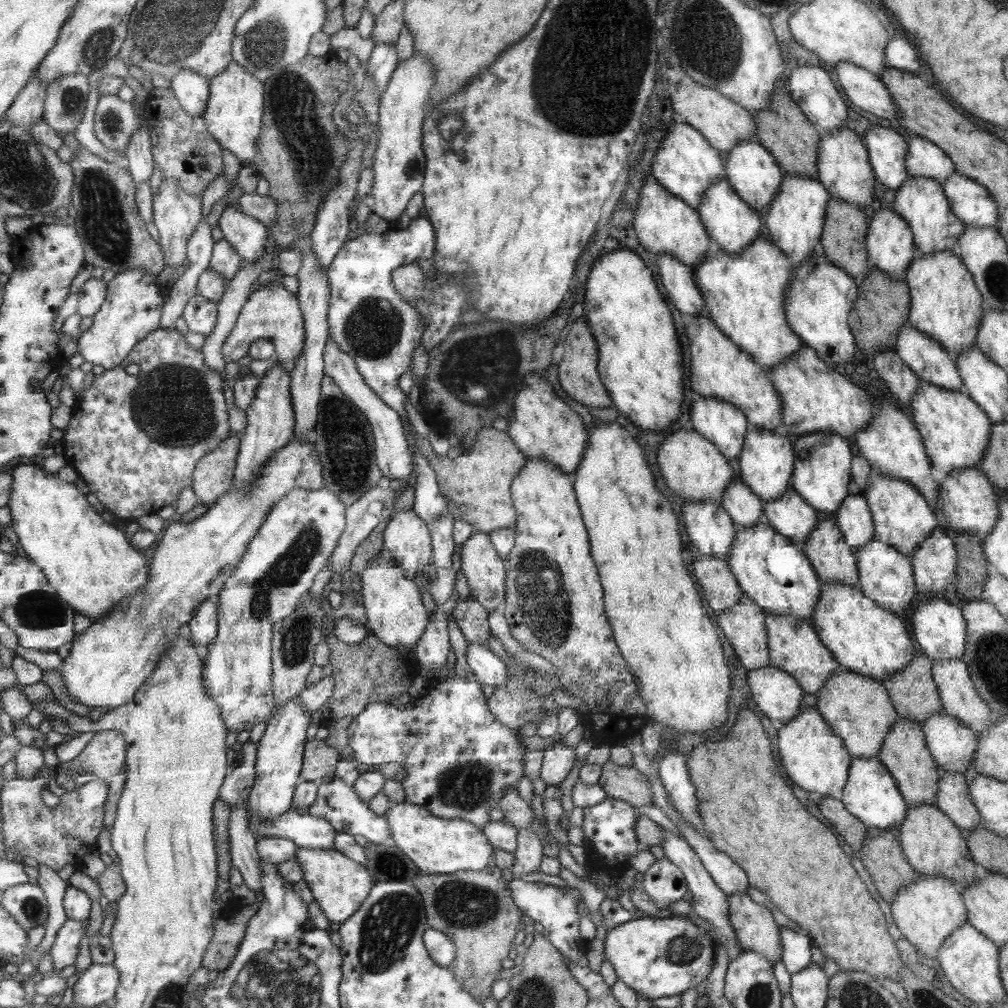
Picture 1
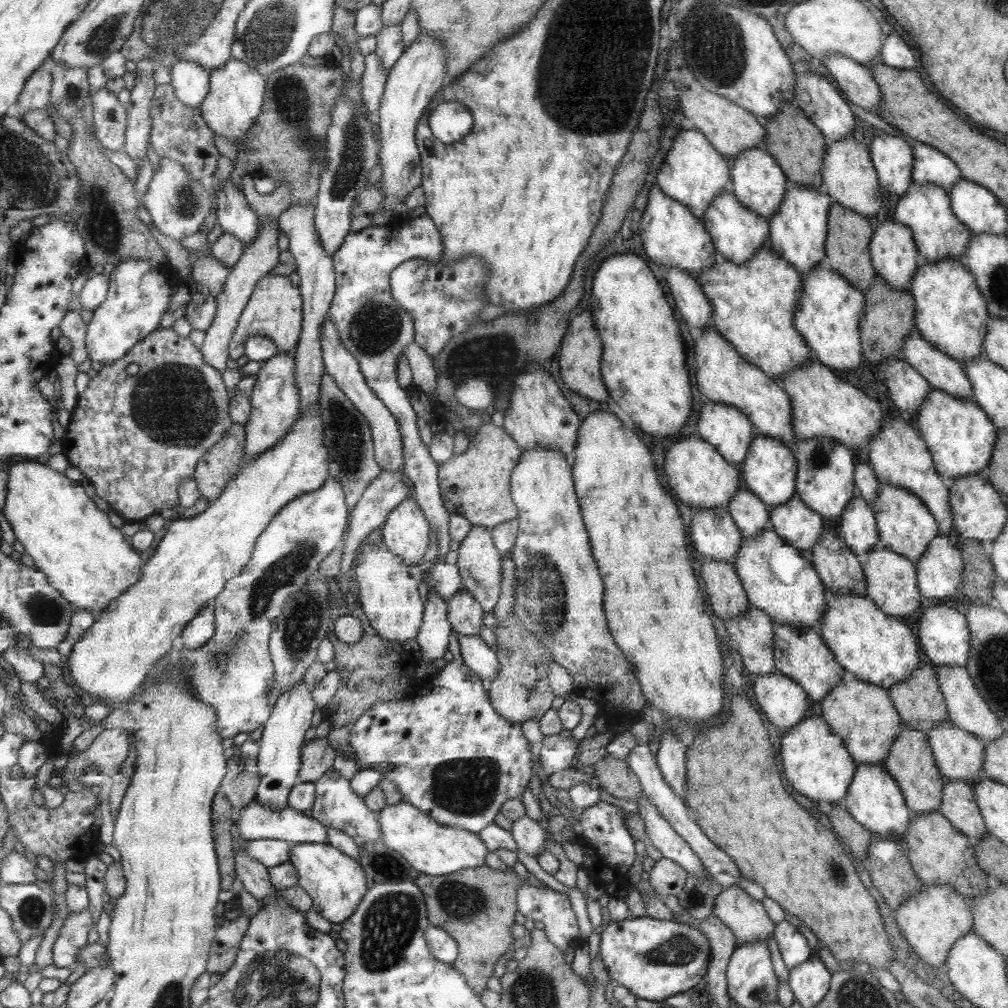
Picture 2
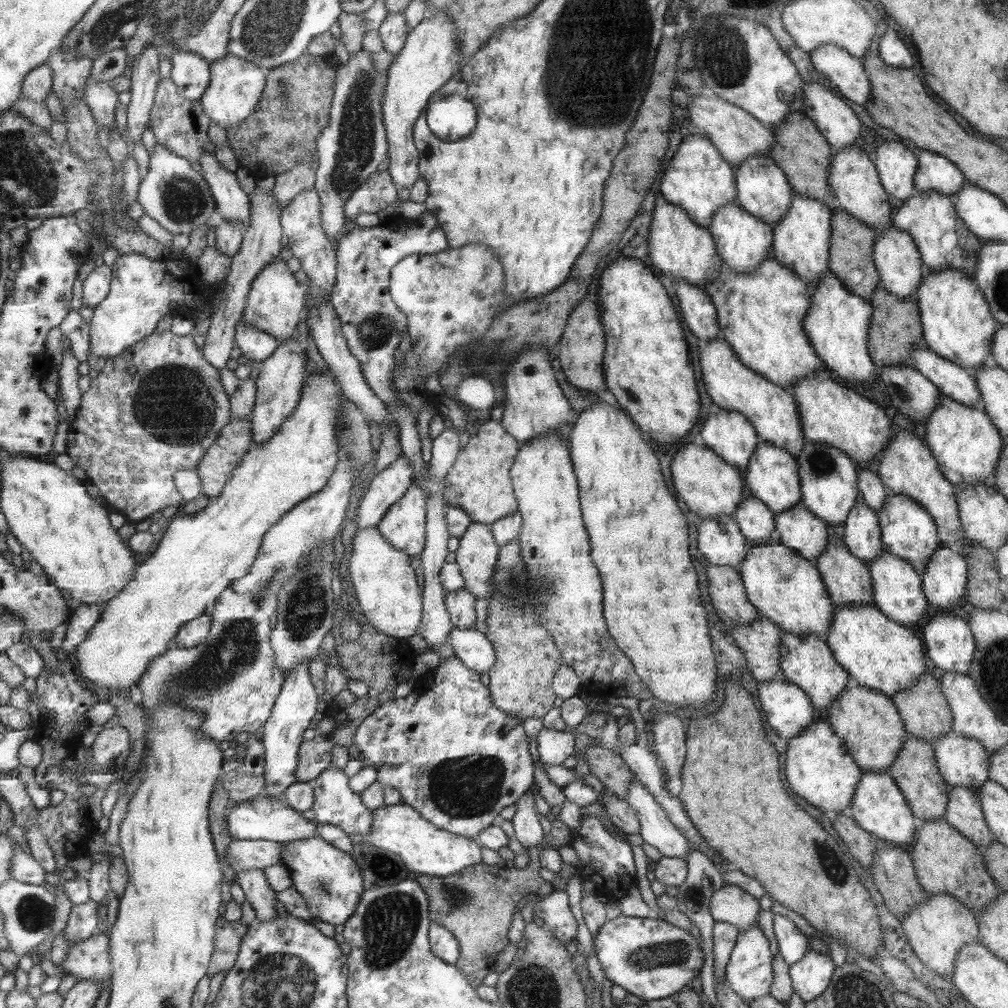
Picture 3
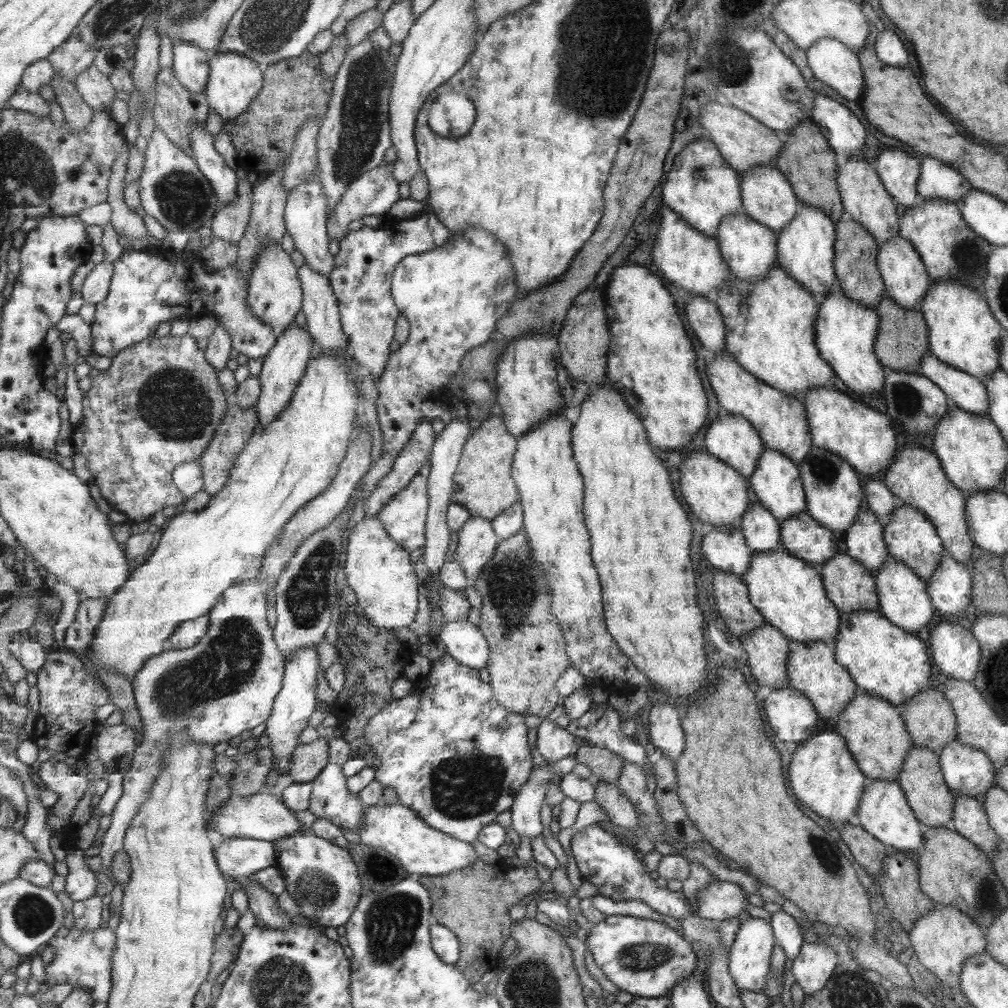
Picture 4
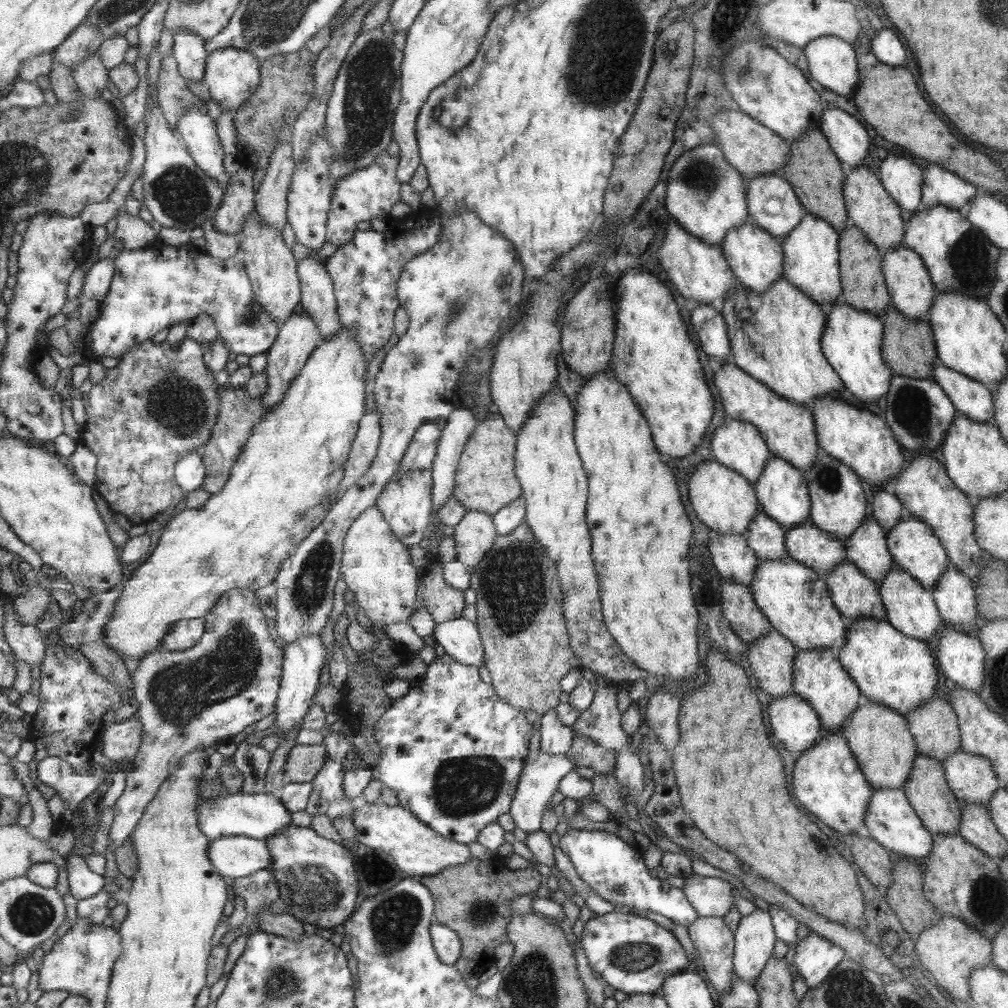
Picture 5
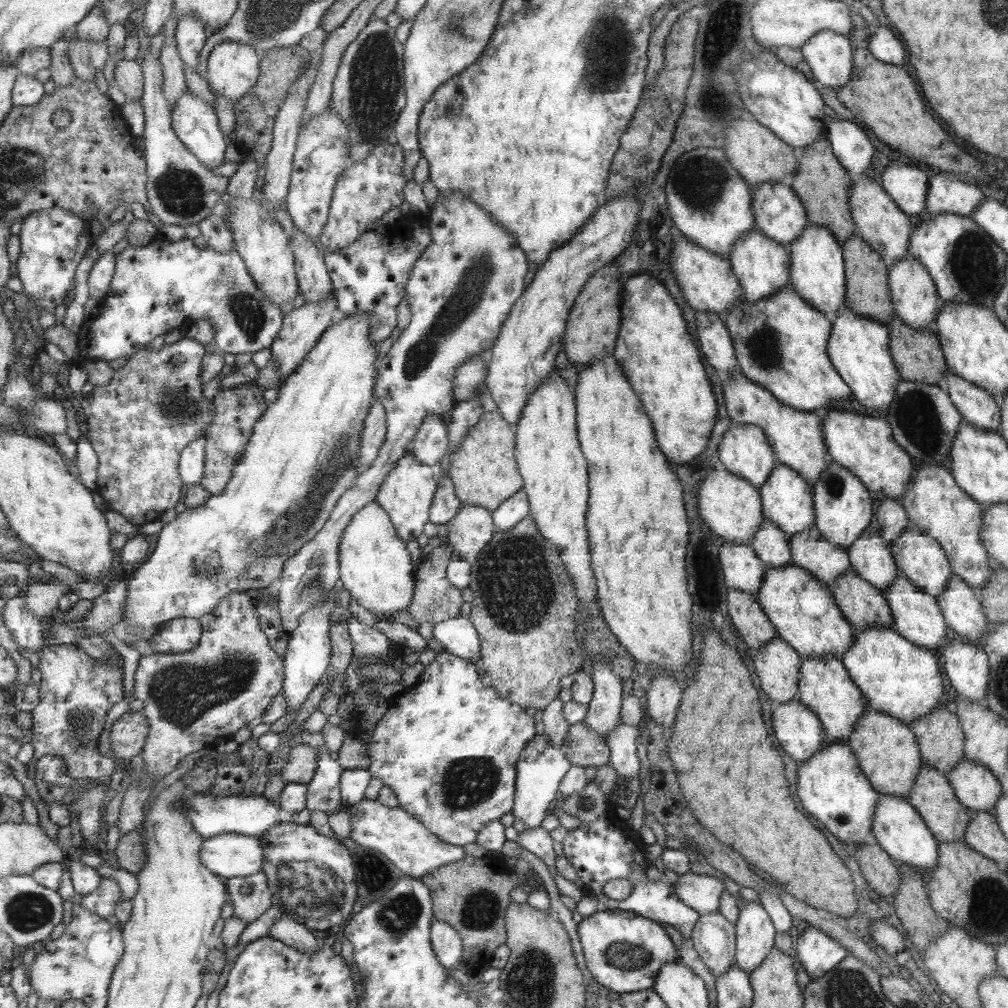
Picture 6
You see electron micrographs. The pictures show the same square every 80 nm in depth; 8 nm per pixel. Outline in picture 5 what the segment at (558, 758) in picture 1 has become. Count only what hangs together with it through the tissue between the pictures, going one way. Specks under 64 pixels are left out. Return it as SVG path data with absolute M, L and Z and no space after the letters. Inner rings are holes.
M557 709L544 715L540 722L541 749L546 753L564 755L572 741L572 728L562 723Z

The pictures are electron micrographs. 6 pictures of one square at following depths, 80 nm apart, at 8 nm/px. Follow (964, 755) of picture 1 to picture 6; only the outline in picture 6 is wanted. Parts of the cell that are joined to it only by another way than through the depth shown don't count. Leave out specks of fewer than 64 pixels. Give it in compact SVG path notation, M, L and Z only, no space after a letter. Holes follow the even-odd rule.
M962 758L953 770L947 773L952 790L969 810L992 813L997 799L1002 795L1000 781L992 771L980 762Z

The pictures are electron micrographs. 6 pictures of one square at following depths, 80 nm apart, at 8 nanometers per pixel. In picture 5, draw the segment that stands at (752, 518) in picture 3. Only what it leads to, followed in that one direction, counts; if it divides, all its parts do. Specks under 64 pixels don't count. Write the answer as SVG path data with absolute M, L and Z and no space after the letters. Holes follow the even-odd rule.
M761 512L753 517L747 526L745 536L748 547L751 547L760 560L781 560L787 555L784 546L785 531L779 523Z

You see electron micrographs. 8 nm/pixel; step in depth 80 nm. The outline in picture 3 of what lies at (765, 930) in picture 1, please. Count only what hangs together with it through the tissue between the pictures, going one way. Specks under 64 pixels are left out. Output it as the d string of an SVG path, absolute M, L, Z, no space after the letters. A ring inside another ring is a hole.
M727 883L711 894L708 904L709 916L715 922L729 923L731 926L738 928L739 933L748 929L751 925L757 925L756 918L759 910L757 899L736 885L729 885Z

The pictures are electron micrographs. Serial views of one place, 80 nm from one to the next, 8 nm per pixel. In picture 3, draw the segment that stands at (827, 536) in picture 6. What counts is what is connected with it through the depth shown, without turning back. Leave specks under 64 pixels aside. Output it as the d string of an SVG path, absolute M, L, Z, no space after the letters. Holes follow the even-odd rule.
M806 441L802 453L797 457L797 466L800 467L803 506L827 525L843 525L849 512L853 509L855 498L859 496L857 470L855 470L852 459L833 446L827 446L821 442Z

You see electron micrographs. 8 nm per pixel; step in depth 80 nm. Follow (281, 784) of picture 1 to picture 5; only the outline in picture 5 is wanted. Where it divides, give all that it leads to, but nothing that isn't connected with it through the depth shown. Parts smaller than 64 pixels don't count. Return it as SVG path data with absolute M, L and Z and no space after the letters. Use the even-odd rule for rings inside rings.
M309 633L304 635L297 638L293 644L286 646L284 650L284 677L282 678L280 698L276 702L278 719L275 726L279 727L279 732L274 733L280 739L282 739L283 734L291 732L293 728L301 728L299 724L303 722L302 718L307 716L307 712L311 710L311 705L315 703L315 695L320 690L319 678L321 678L321 672L323 672L325 662L327 662L327 648L323 644L321 634Z

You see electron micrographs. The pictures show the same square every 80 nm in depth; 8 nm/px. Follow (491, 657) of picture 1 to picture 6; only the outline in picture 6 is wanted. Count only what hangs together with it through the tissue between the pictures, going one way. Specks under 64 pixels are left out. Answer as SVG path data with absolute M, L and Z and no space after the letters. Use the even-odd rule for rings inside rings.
M469 616L450 618L434 625L434 638L442 644L445 653L481 664L481 636Z

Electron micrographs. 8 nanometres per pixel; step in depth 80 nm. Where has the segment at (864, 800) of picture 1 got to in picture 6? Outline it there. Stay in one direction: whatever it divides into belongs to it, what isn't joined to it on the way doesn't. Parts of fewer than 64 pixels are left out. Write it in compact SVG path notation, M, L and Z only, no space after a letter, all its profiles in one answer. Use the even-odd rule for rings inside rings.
M880 794L876 812L872 818L872 834L875 841L893 860L913 868L934 870L939 856L935 835L927 827L920 813L906 798L893 794Z

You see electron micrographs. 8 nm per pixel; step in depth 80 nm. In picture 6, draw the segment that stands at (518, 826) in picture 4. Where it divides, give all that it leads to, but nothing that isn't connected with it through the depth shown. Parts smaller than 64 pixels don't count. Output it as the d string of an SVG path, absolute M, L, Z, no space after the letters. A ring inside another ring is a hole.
M537 735L524 748L517 761L516 806L514 812L526 828L537 828L543 824L547 814L553 811L555 796L560 792L561 779L570 767L565 753L545 735Z

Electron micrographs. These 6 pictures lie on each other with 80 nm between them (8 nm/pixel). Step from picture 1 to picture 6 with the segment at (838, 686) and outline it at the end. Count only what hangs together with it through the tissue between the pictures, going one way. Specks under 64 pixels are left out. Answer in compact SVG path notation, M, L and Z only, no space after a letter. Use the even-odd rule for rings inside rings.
M866 706L846 742L856 755L860 769L879 794L907 798L923 763L916 735L910 726L905 725L900 719L893 718L892 715L880 713Z

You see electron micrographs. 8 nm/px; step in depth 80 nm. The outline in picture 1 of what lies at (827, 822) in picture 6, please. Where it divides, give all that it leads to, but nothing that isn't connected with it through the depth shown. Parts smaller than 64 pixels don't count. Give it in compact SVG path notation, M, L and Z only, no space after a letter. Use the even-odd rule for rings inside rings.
M806 707L795 718L782 725L777 735L777 754L781 758L787 778L805 792L817 792L820 796L840 798L848 780L850 762L853 758L845 748L843 740L832 733L820 711Z

